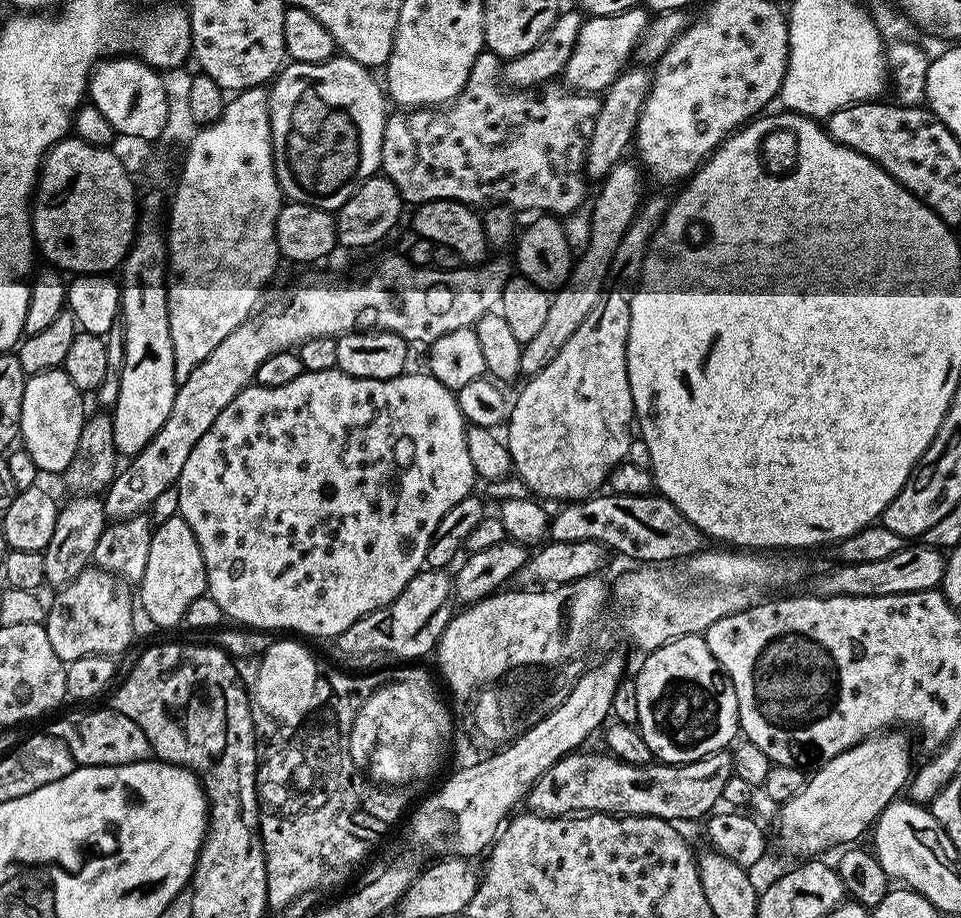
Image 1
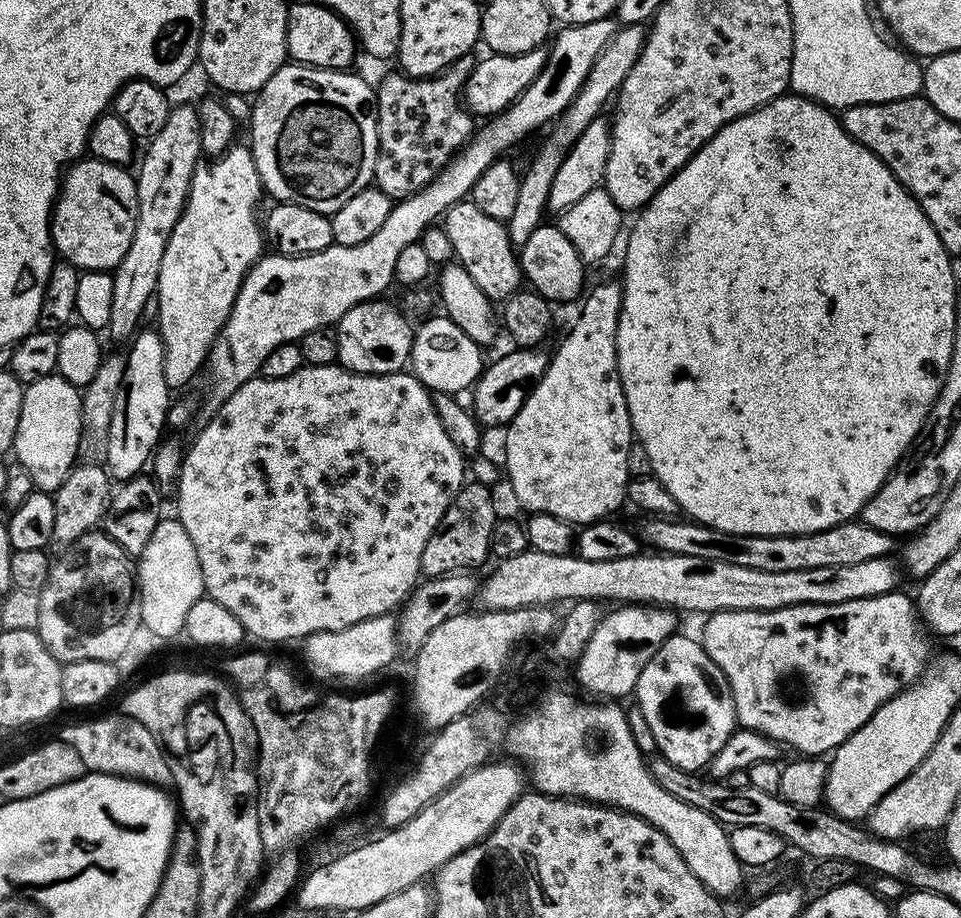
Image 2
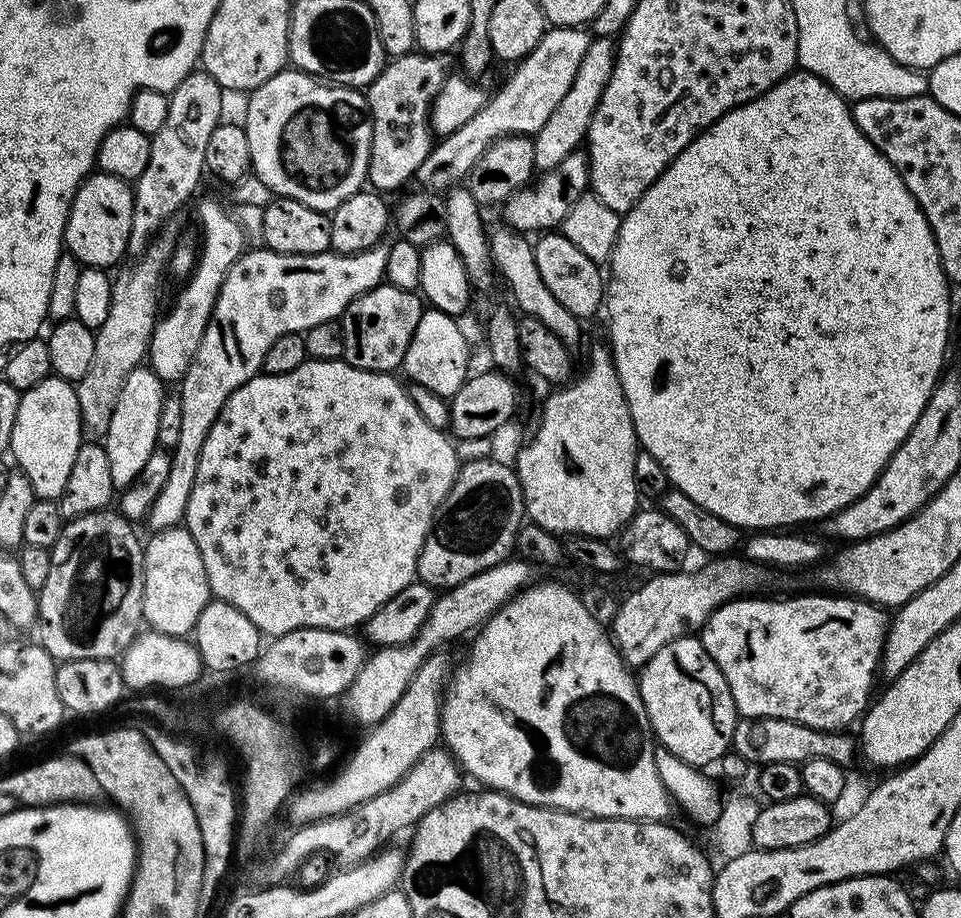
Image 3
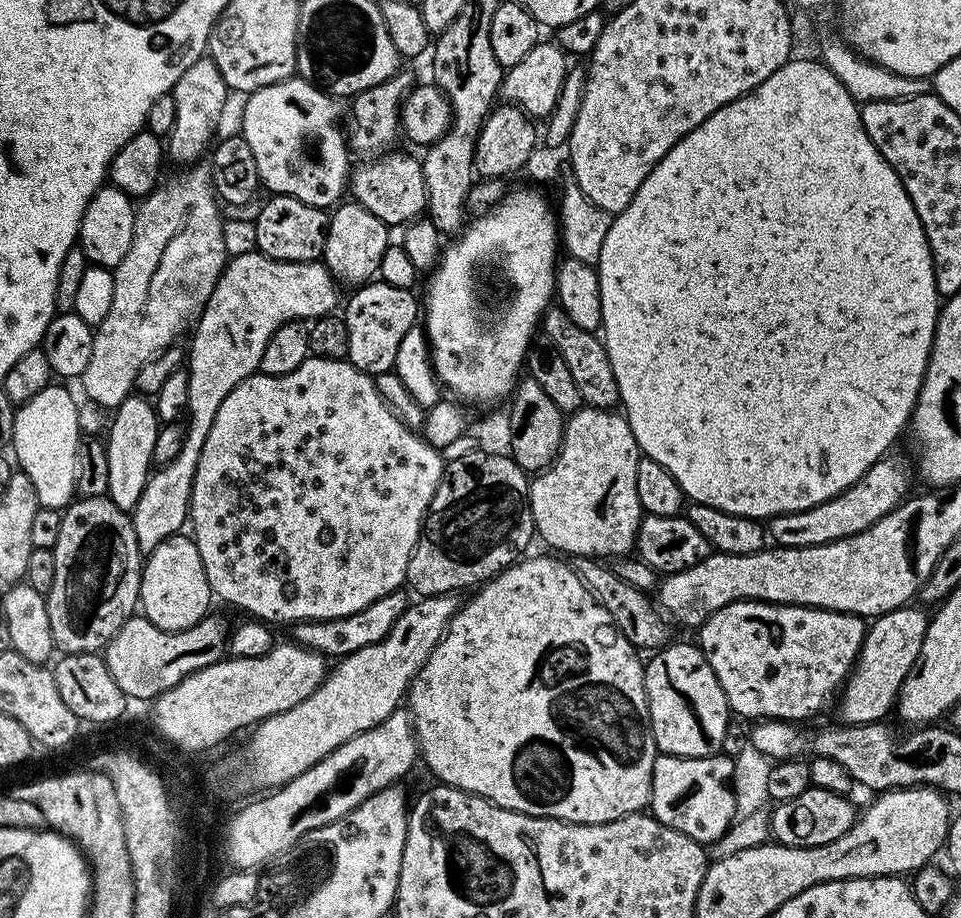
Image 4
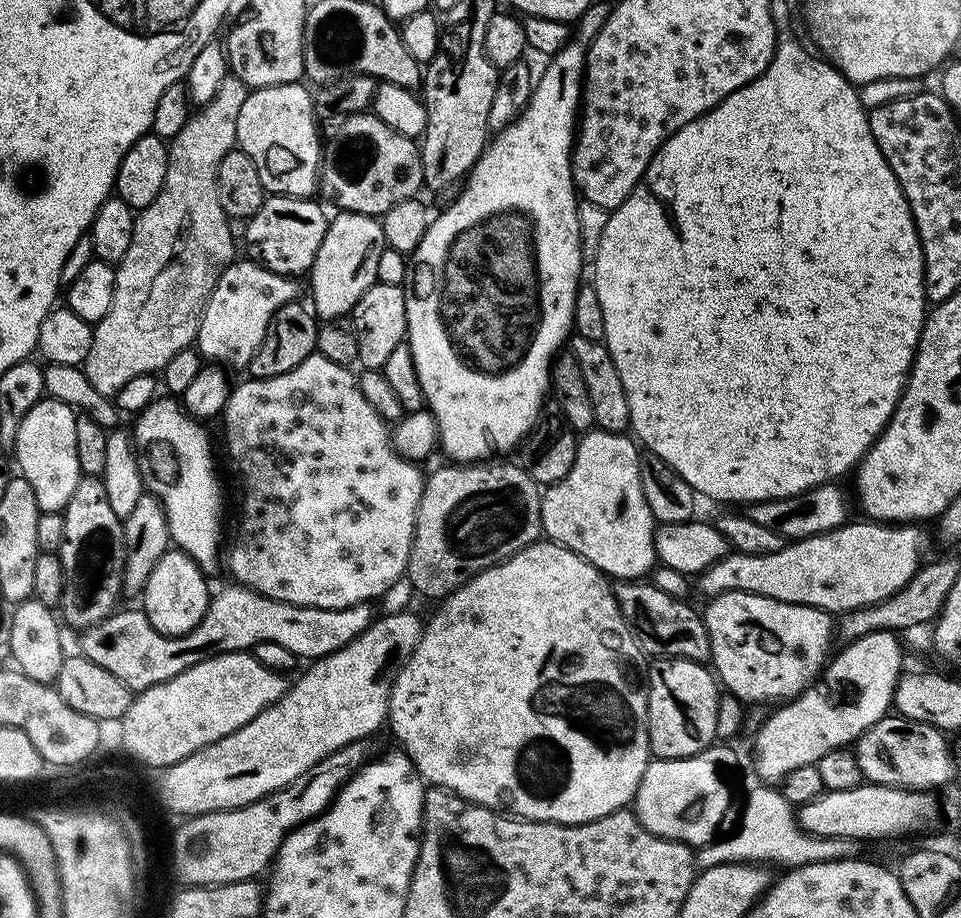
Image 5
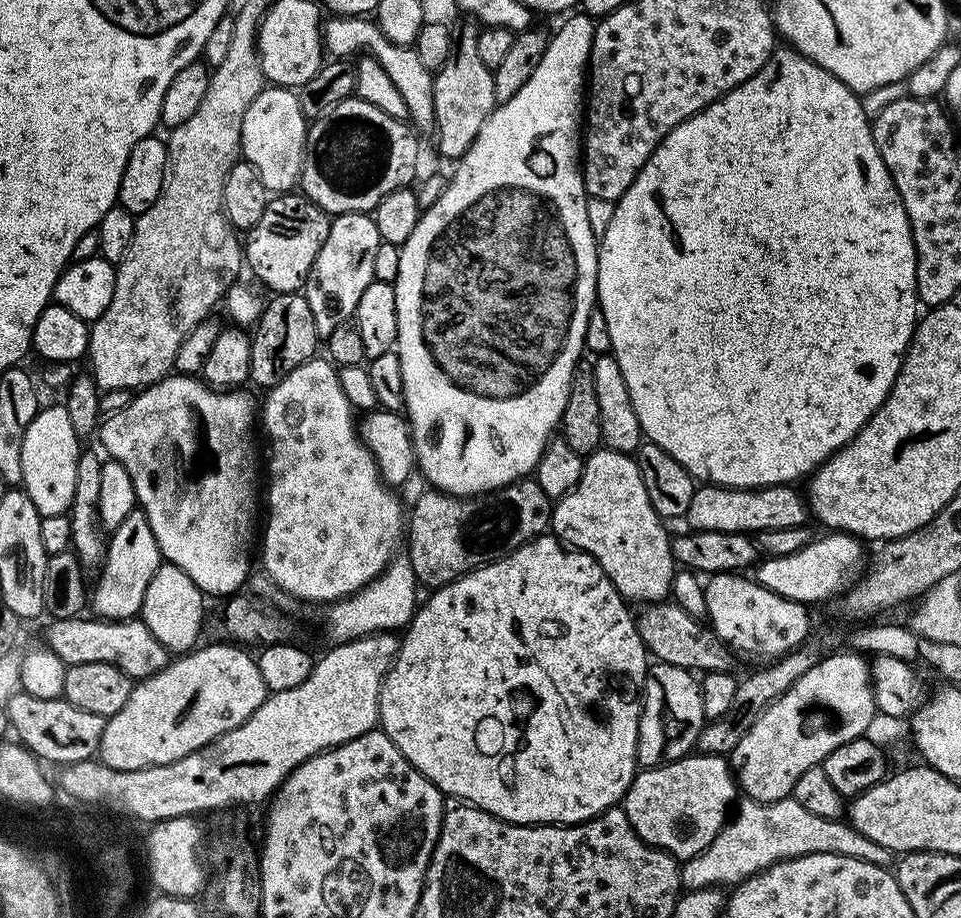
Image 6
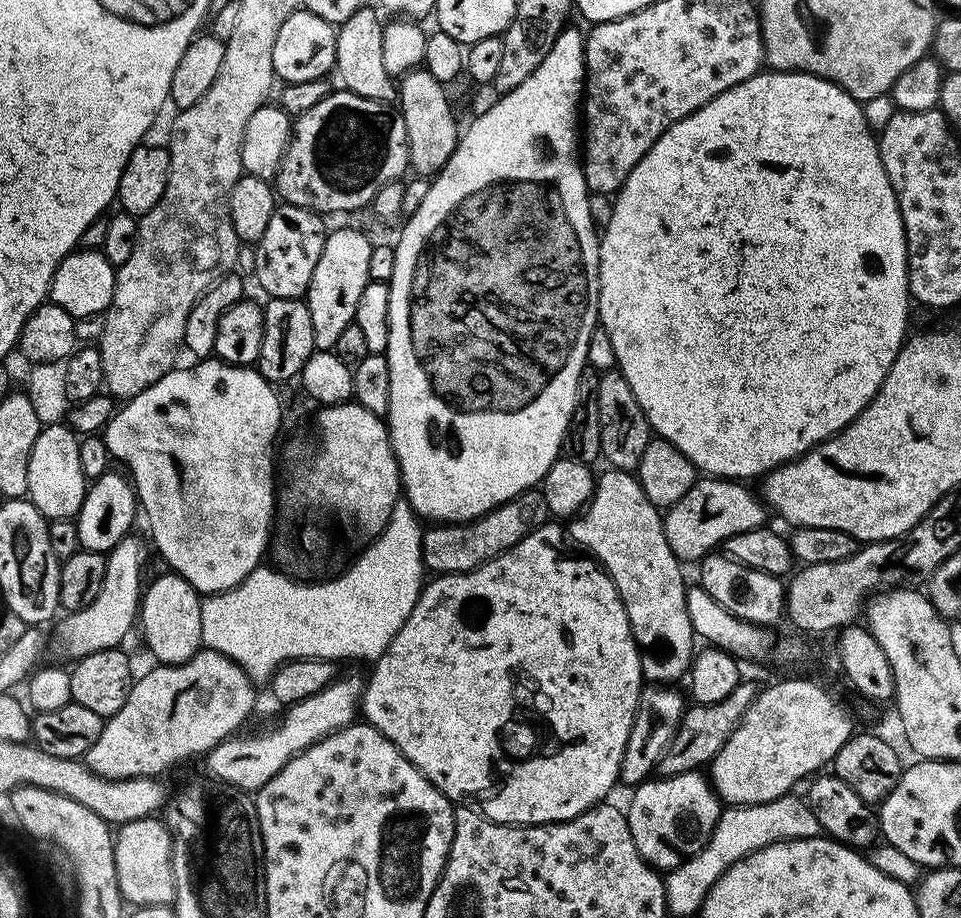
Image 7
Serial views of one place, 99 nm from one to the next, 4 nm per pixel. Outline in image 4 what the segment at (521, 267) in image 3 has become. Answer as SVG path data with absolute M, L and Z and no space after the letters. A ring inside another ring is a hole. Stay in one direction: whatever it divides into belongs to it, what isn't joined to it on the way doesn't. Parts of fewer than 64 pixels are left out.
M558 306L549 307L544 314L542 321L542 332L545 332L547 343L558 349L562 354L562 359L566 361L566 366L570 369L570 374L574 377L574 383L578 385L578 394L581 401L591 408L615 409L620 404L620 391L618 390L618 378L614 378L614 366L610 366L610 354L606 354L606 346L603 339L595 332L582 330L582 326L575 324L571 318Z

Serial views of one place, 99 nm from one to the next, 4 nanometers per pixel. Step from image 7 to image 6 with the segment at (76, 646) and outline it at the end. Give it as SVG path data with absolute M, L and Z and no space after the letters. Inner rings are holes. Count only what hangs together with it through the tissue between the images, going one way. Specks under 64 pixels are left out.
M133 510L126 514L122 526L111 529L107 541L108 552L98 572L100 581L96 584L96 592L94 588L90 596L90 608L96 611L93 613L97 617L106 620L131 620L139 617L146 586L150 586L150 578L154 578L162 563L158 538L154 538L146 514Z

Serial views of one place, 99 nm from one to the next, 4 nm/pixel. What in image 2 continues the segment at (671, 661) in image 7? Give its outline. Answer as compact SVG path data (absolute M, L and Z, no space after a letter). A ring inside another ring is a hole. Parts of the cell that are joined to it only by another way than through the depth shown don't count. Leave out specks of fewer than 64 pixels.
M619 283L600 284L592 293L590 292L583 297L585 300L584 305L580 308L580 317L573 322L572 329L564 336L564 341L557 346L556 353L554 351L551 353L546 374L542 374L540 381L532 387L532 392L526 398L526 402L522 402L522 410L518 410L518 414L514 414L514 418L507 424L506 462L502 467L506 473L506 480L508 478L512 483L512 492L516 495L517 502L525 508L525 513L545 512L559 520L566 520L573 526L595 524L597 520L611 517L616 514L612 512L619 510L620 503L622 505L625 503L630 479L628 459L634 443L632 419L626 406L626 394L622 390L622 382L618 374L618 358L616 357L616 335L618 334L620 310L624 307L624 294Z

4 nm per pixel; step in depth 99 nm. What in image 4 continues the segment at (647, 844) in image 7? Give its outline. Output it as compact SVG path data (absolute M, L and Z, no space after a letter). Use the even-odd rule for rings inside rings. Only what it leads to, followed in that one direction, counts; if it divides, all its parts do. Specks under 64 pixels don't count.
M657 755L652 771L651 815L658 822L708 846L720 840L737 819L735 794L732 790L733 759L714 756Z

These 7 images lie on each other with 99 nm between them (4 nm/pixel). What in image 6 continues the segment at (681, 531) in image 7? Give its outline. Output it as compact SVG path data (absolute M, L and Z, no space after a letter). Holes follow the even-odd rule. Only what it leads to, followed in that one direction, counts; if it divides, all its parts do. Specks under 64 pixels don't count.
M705 483L697 487L686 517L689 529L722 530L759 534L766 530L786 530L790 526L805 527L810 520L807 499L795 492L792 484L776 484L773 488L724 488Z

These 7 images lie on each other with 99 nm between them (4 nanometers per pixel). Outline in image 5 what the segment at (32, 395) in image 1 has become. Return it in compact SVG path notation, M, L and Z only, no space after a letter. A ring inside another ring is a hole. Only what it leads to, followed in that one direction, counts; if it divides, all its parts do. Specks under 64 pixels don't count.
M42 398L28 411L26 418L22 418L22 426L18 426L14 464L19 475L24 476L34 489L41 512L63 512L74 494L74 486L80 481L78 446L74 446L77 415L77 409L66 402Z

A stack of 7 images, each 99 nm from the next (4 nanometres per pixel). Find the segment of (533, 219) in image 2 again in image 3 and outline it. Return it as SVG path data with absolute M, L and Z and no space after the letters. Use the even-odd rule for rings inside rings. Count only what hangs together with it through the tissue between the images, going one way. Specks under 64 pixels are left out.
M592 36L586 46L586 54L582 54L582 62L574 73L574 82L570 82L570 90L562 97L562 102L546 118L542 130L531 137L534 146L534 166L540 172L550 170L562 162L571 152L577 151L585 143L590 118L602 98L602 90L606 90L606 82L612 73L616 61L617 41L610 36Z

